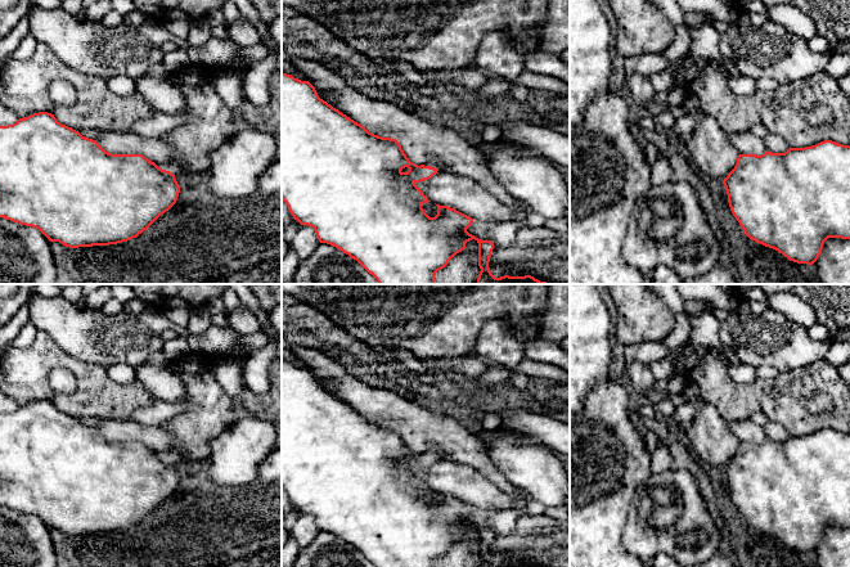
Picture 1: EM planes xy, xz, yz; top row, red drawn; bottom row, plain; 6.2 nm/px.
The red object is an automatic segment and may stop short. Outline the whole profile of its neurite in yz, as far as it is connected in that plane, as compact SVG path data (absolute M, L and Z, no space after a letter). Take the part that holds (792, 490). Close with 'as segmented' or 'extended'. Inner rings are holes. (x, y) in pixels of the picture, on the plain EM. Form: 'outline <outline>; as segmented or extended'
outline M824 428L784 441L739 442L723 472L745 522L790 549L813 553L828 526L850 527L850 433Z; as segmented

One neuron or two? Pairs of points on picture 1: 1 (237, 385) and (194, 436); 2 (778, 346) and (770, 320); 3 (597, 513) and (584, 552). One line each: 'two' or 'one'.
1: two
2: one
3: one

